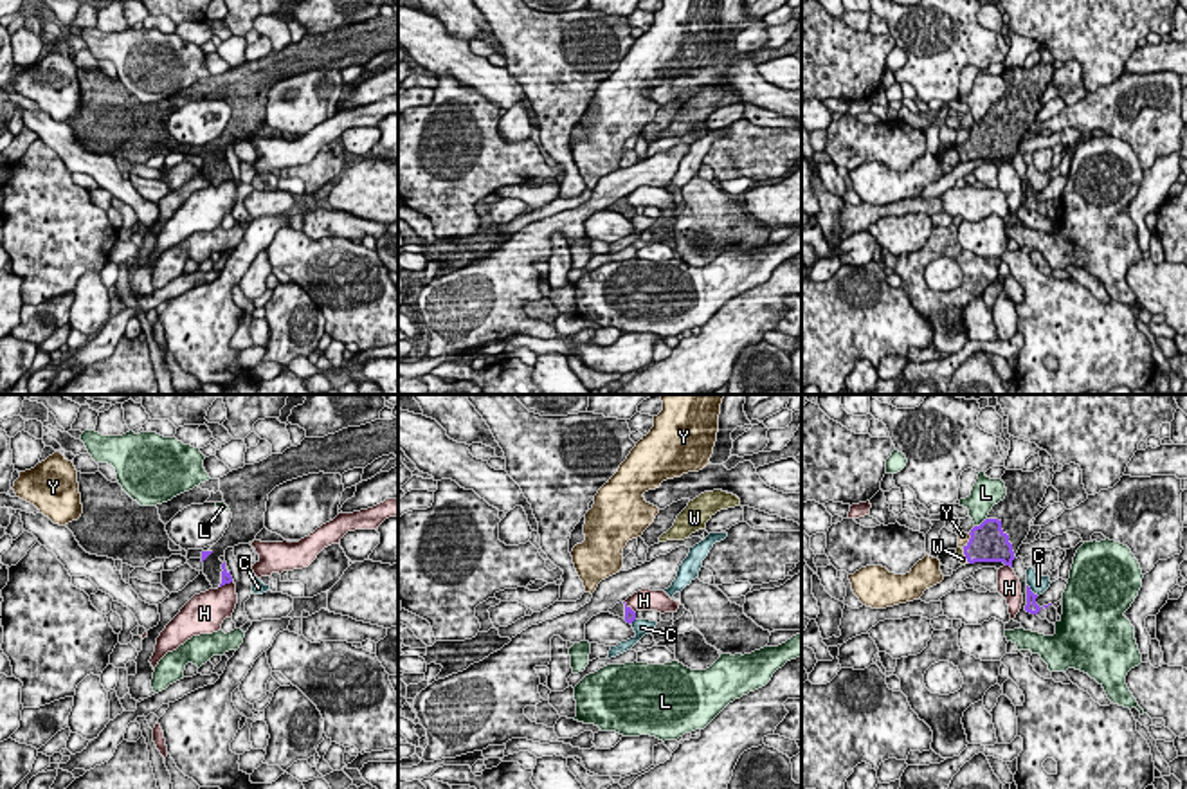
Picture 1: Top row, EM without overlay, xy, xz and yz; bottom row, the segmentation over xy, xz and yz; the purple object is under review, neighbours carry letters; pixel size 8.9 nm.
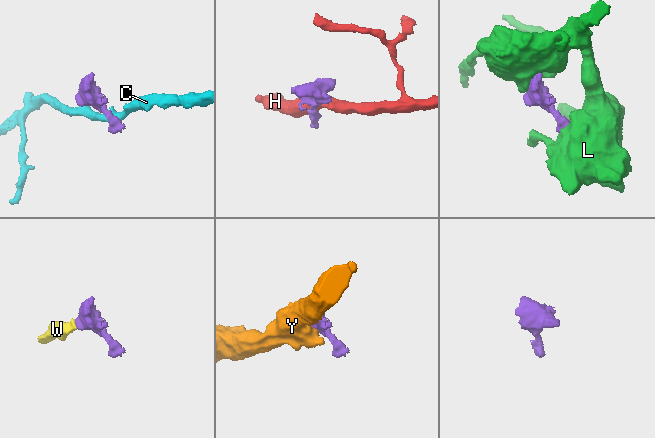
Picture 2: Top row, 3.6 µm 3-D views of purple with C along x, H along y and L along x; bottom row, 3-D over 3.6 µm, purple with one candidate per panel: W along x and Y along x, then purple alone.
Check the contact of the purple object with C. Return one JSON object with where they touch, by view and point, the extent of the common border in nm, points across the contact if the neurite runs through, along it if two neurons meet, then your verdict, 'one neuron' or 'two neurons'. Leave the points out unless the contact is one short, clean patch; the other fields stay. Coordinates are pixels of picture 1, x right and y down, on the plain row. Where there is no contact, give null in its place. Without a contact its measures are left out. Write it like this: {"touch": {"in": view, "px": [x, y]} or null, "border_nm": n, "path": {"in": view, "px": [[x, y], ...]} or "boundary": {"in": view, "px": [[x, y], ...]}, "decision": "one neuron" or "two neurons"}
{"touch": {"in": "yz", "px": [1031, 188]}, "border_nm": 150, "boundary": {"in": "yz", "px": [[1027, 181], [1038, 191]]}, "decision": "two neurons"}

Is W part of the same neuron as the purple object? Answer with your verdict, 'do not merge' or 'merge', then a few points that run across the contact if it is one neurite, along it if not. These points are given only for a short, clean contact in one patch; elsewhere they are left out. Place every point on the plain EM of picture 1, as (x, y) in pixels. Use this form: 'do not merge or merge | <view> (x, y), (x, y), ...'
merge | yz (987, 139), (966, 154), (962, 155)

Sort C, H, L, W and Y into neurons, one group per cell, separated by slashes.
C / H / L / W / Y

